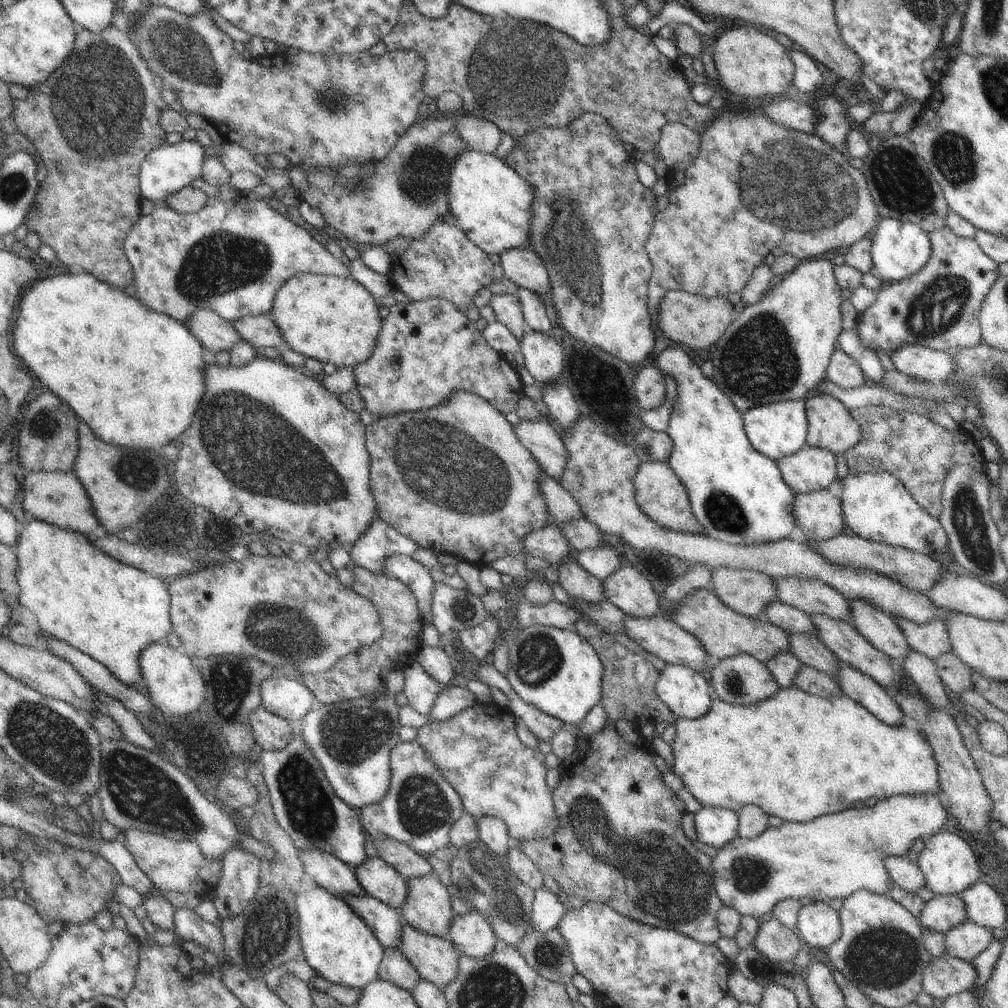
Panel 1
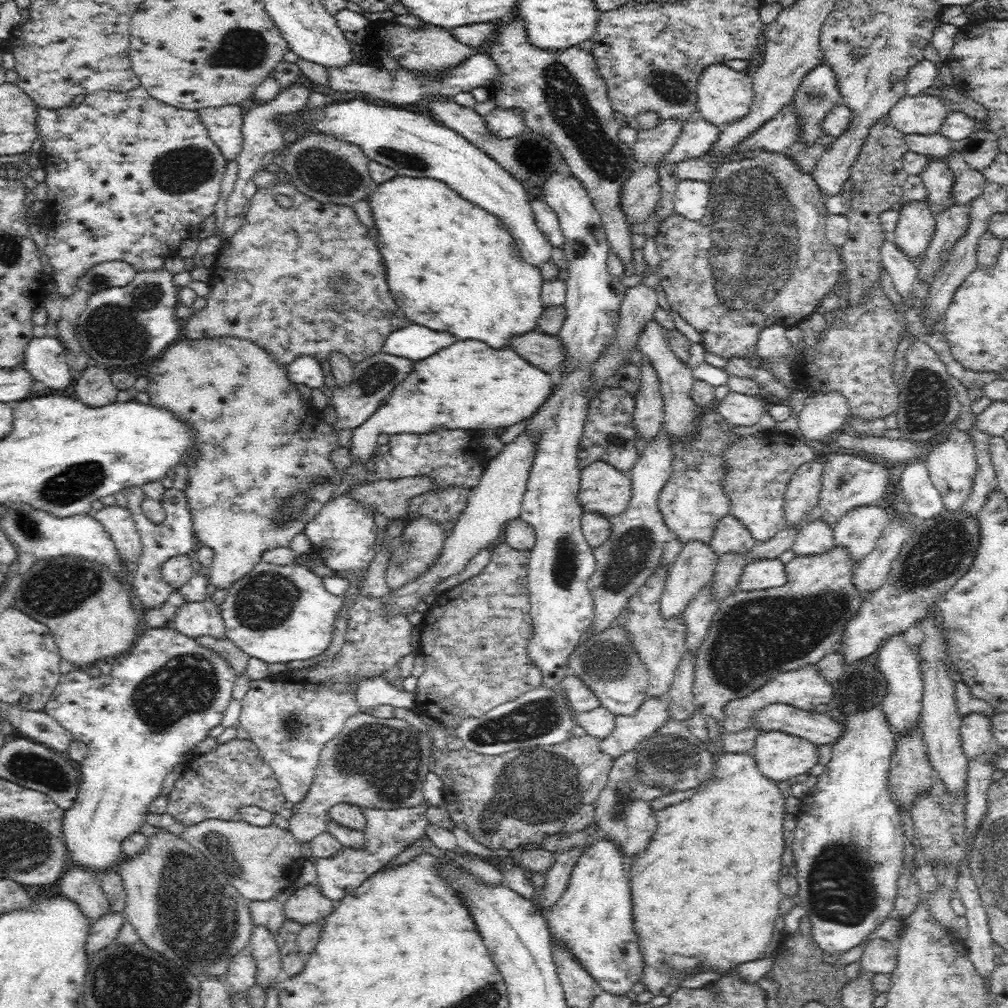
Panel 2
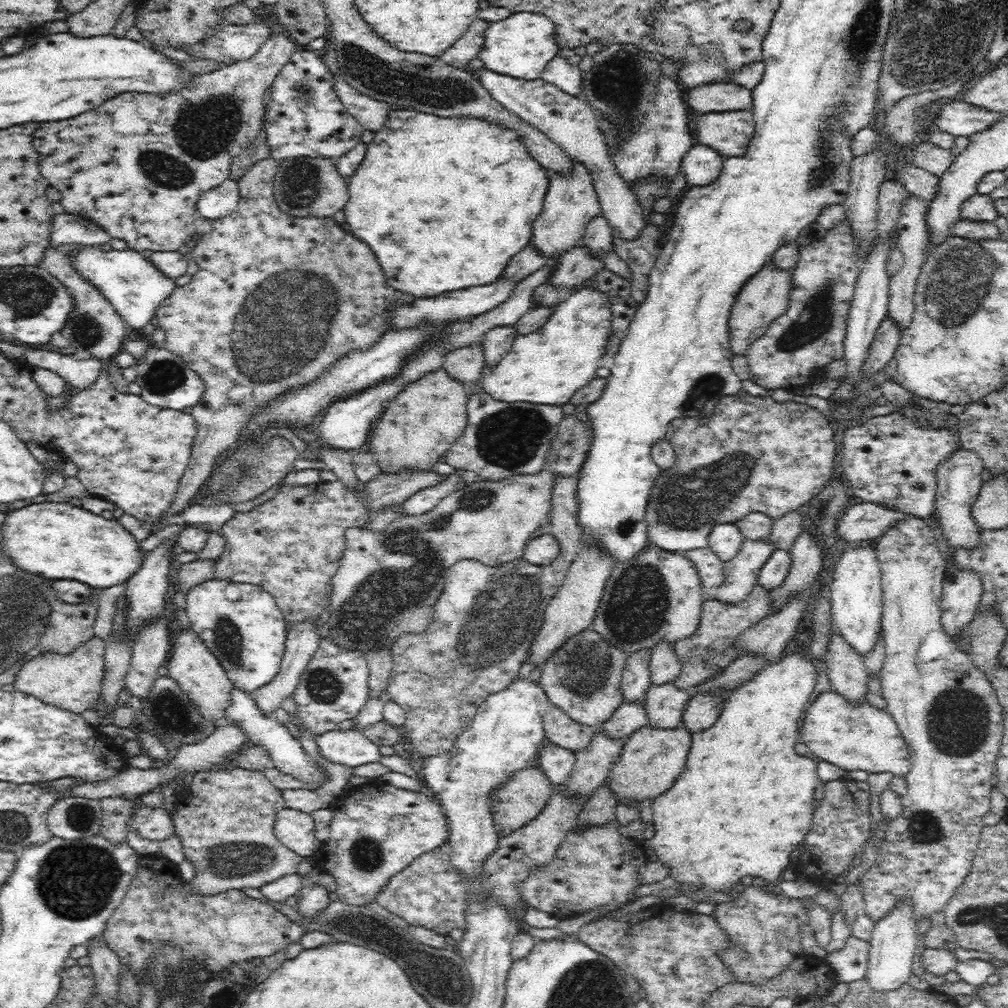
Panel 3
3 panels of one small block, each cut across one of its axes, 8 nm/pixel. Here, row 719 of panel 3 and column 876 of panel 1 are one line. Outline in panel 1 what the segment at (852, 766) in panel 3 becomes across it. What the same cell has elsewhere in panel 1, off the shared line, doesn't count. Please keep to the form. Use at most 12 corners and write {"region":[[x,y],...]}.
{"region":[[940,795],[784,821],[711,858],[723,907],[888,895],[884,860],[951,817]]}

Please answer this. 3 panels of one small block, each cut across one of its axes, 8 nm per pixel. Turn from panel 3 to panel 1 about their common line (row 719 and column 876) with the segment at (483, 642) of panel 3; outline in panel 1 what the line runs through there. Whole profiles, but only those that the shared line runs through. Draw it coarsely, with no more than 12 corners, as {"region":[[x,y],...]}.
{"region":[[886,406],[849,414],[848,473],[888,471],[933,518],[954,466],[983,470],[978,443]]}

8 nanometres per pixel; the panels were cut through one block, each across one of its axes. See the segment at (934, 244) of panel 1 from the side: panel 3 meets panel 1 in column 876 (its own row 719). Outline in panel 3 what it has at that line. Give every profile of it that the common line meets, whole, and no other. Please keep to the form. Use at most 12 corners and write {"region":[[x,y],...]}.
{"region":[[324,637],[292,694],[300,730],[356,719],[365,654]]}

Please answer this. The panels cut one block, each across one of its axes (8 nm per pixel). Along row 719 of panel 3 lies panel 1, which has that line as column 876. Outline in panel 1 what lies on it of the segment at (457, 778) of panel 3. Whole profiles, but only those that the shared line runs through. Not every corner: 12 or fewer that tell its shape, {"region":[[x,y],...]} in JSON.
{"region":[[889,472],[842,480],[857,536],[946,554],[938,519]]}

